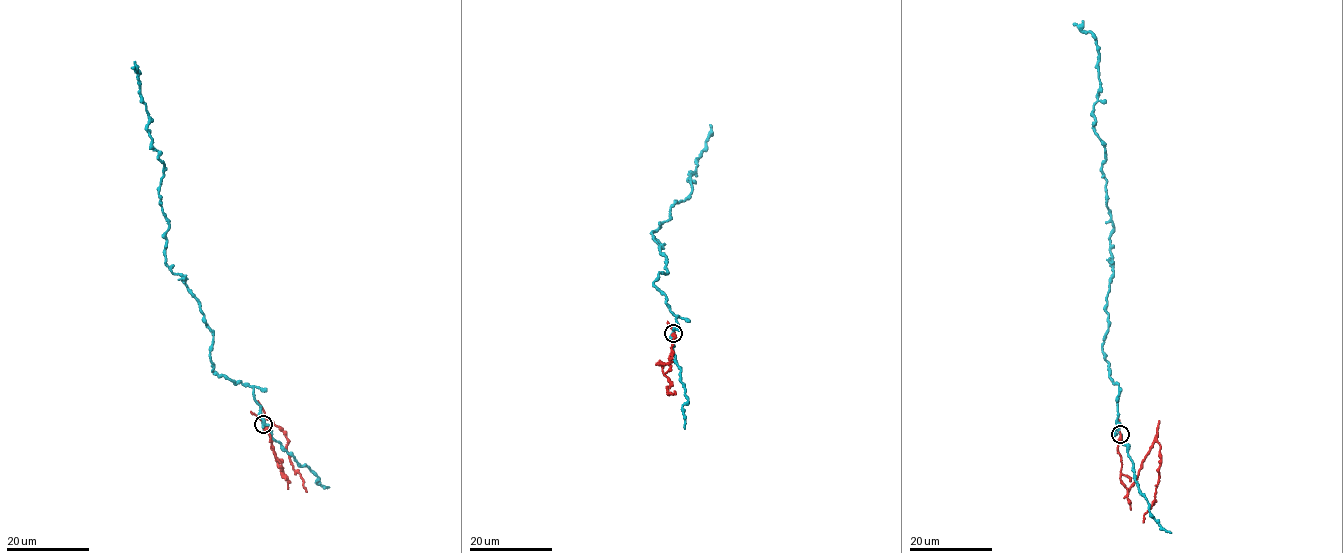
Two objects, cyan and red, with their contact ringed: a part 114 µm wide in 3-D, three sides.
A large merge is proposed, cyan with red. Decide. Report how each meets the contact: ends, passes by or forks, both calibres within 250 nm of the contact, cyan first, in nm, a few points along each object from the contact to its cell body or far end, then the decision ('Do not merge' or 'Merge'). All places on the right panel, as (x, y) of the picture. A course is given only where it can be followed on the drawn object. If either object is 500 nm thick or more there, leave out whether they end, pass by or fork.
At the ring cyan forks. At the ring red passes by. Thickness 200 nm (cyan) against 280 nm. Course of cyan: (1120, 434), (1120, 389), (1102, 343), (1113, 223), (1105, 143), (1093, 128), (1098, 47), (1073, 25). Course of red: (1120, 434), (1120, 479), (1128, 490), (1157, 431), (1161, 461), (1156, 500), (1143, 522). Do not merge

